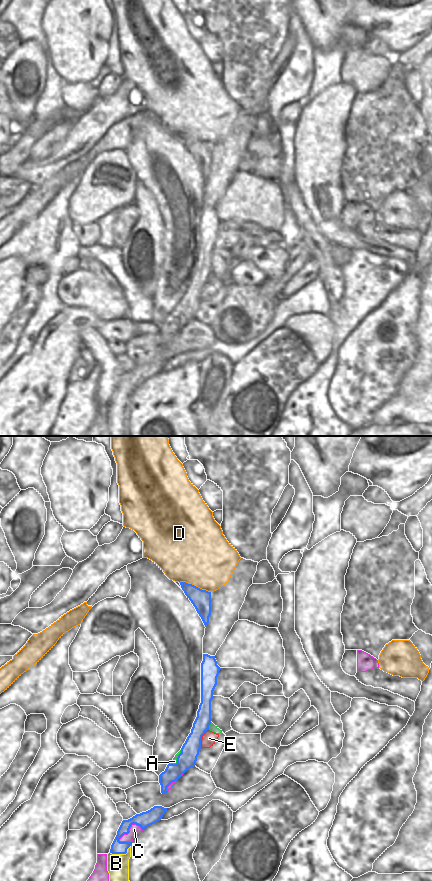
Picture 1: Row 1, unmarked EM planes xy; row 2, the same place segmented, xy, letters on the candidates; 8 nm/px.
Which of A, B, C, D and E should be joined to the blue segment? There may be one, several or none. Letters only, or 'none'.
B

